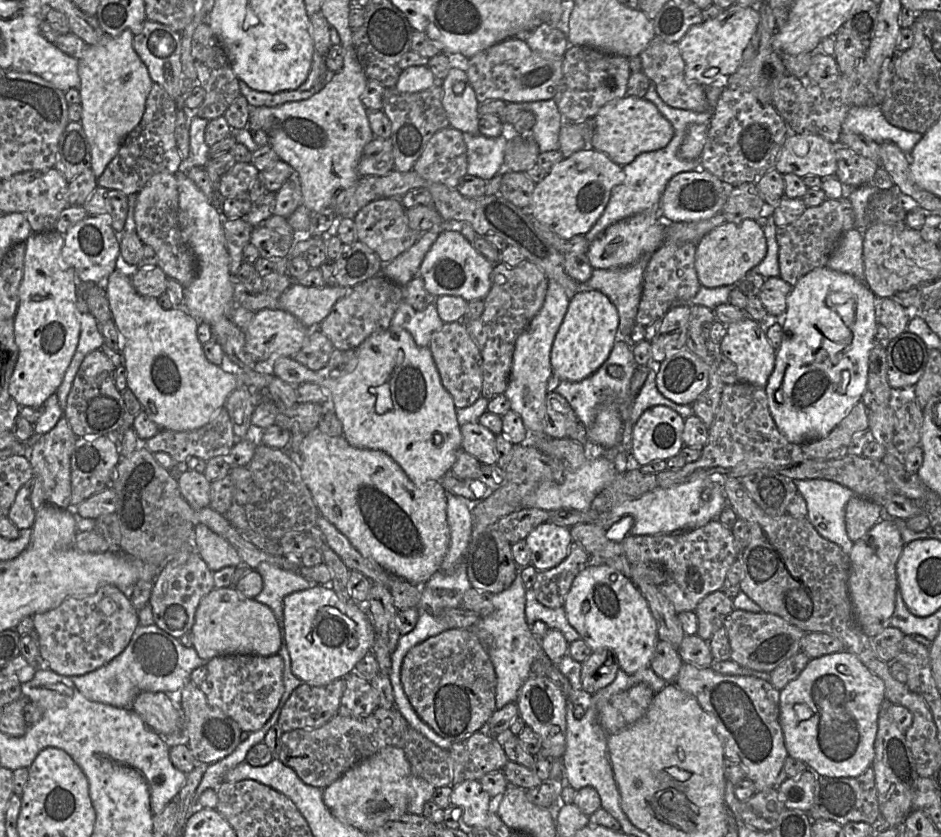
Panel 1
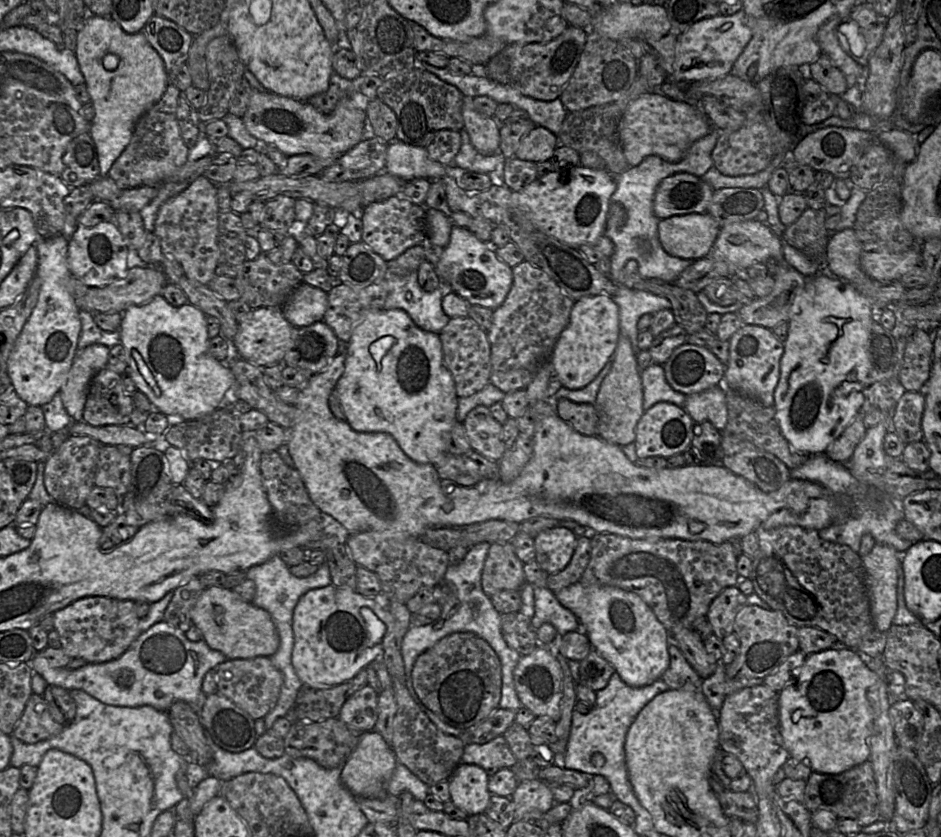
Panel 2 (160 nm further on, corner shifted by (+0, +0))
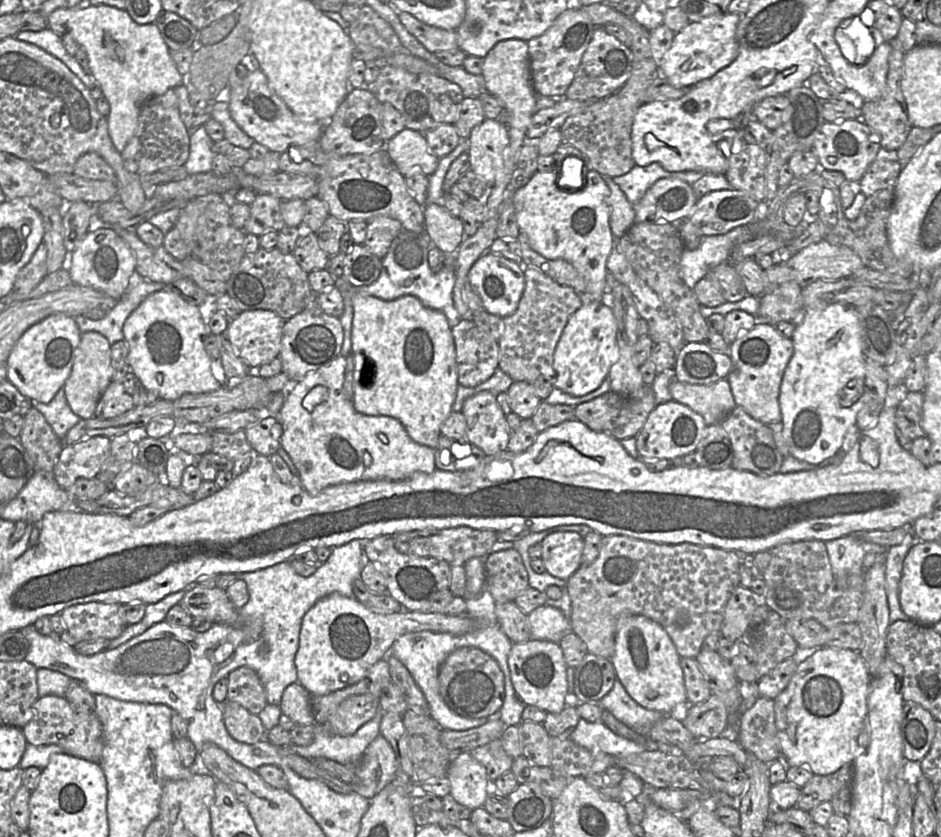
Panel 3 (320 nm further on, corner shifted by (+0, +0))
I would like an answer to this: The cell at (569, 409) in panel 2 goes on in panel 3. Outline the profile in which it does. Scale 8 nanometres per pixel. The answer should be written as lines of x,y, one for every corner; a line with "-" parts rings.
644,384
630,396
608,391
588,402
579,404
574,407
574,419
582,422
593,431
607,433
617,440
635,438
656,406
651,385

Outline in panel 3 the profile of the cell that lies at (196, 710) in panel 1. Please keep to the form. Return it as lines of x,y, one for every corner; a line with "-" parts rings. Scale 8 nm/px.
233,702
222,704
223,721
229,735
245,744
256,744
263,740
266,730
258,715
250,713
241,705

